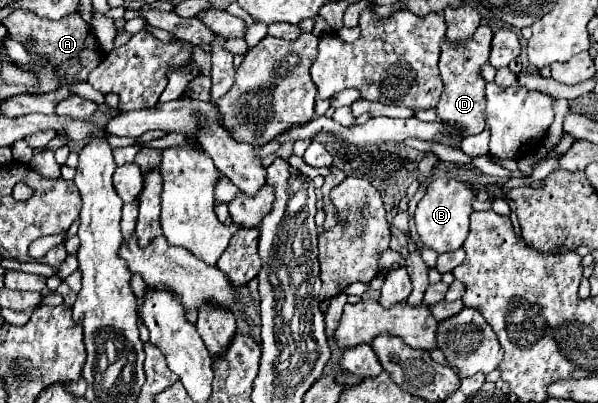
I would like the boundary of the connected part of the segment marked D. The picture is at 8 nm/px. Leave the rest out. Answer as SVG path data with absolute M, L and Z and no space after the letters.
M481 24L473 36L461 44L461 48L453 48L449 40L441 40L441 56L439 56L439 72L443 78L443 94L437 104L437 114L441 120L447 120L451 126L461 130L463 136L473 136L485 130L485 80L479 70L489 62L493 30L487 24Z

